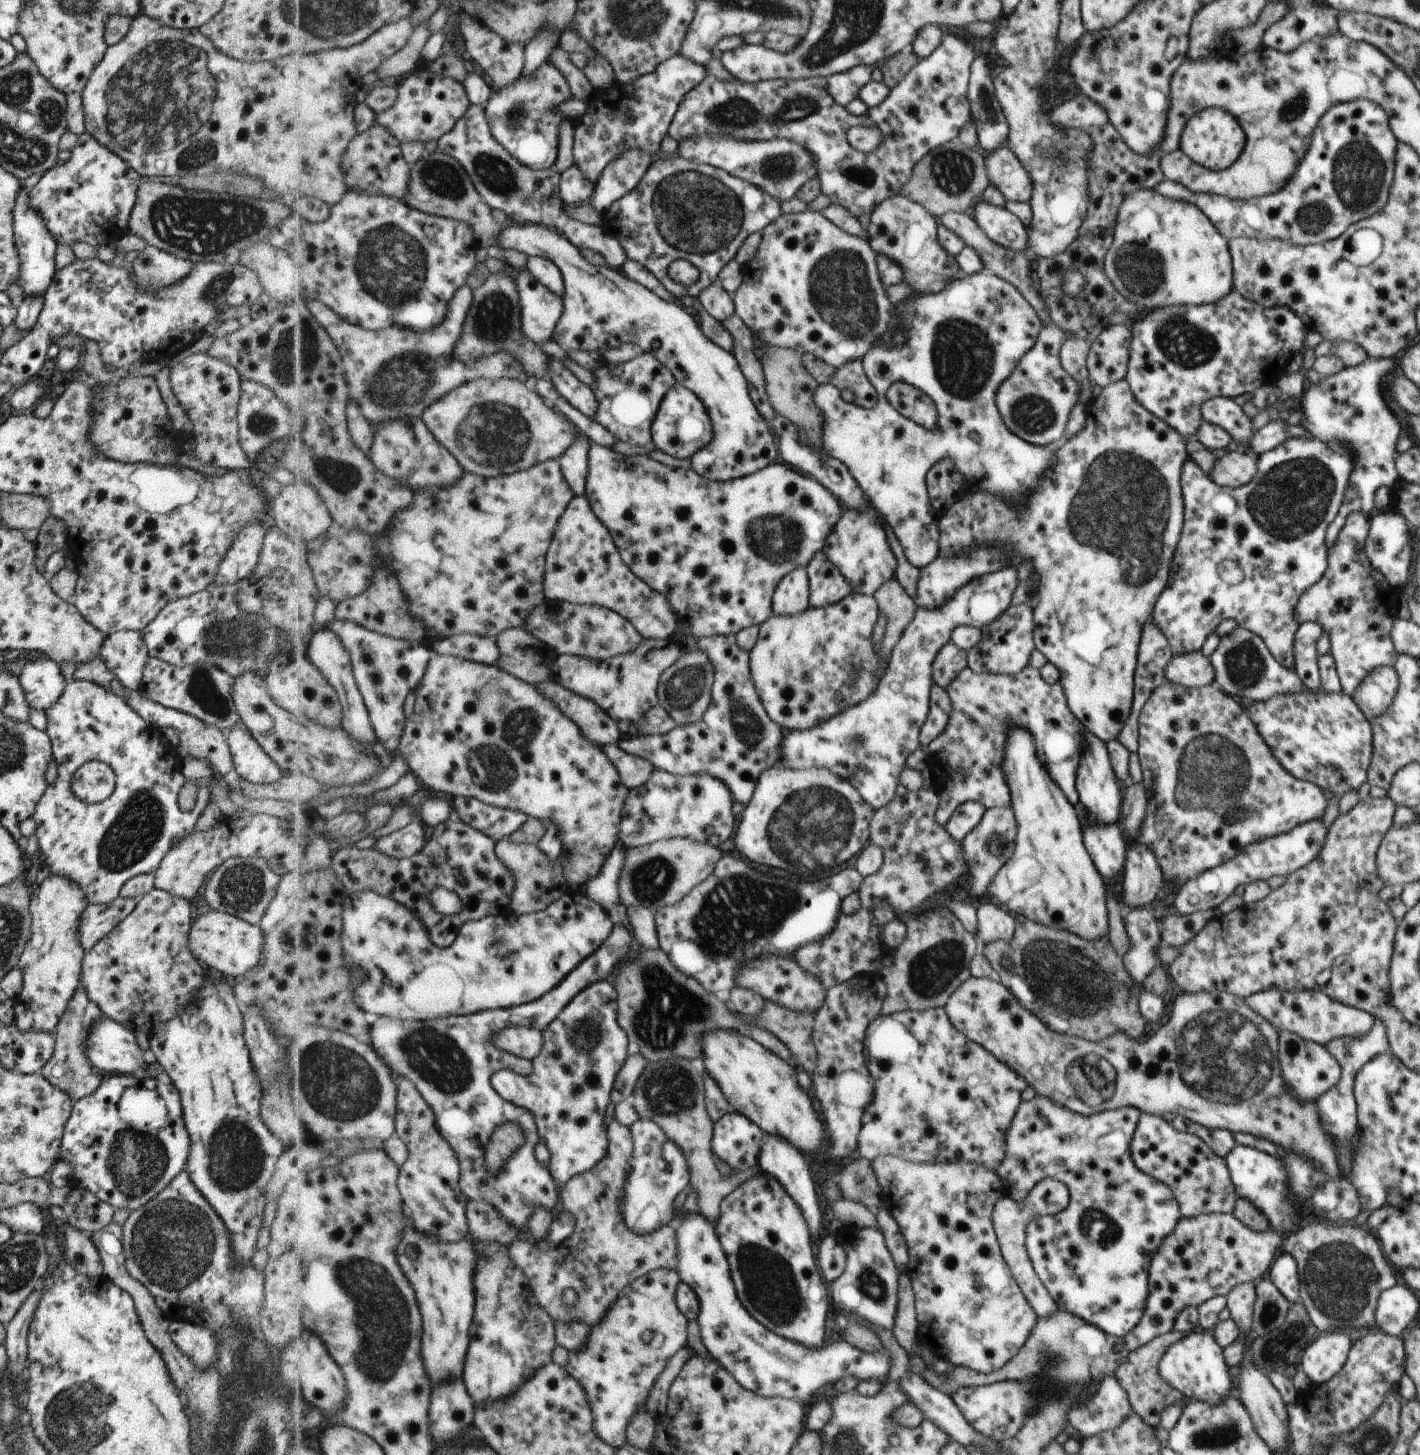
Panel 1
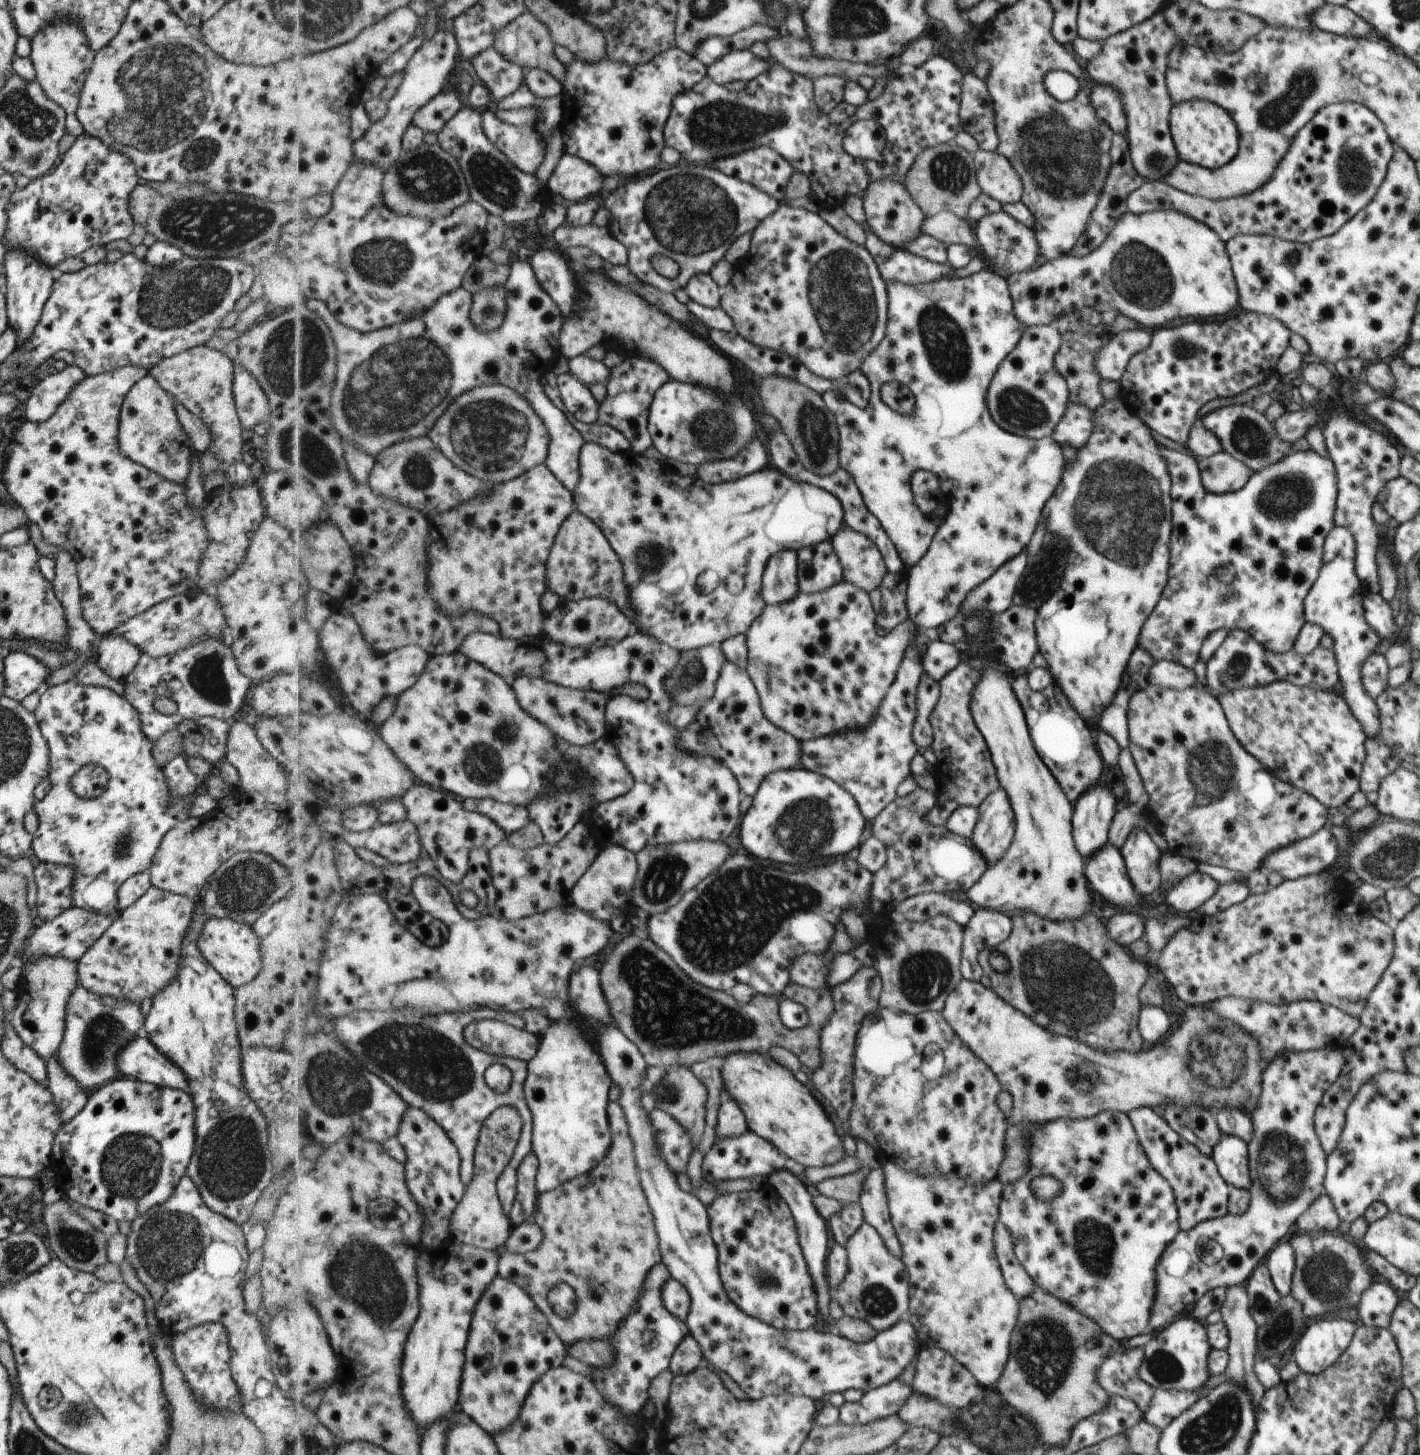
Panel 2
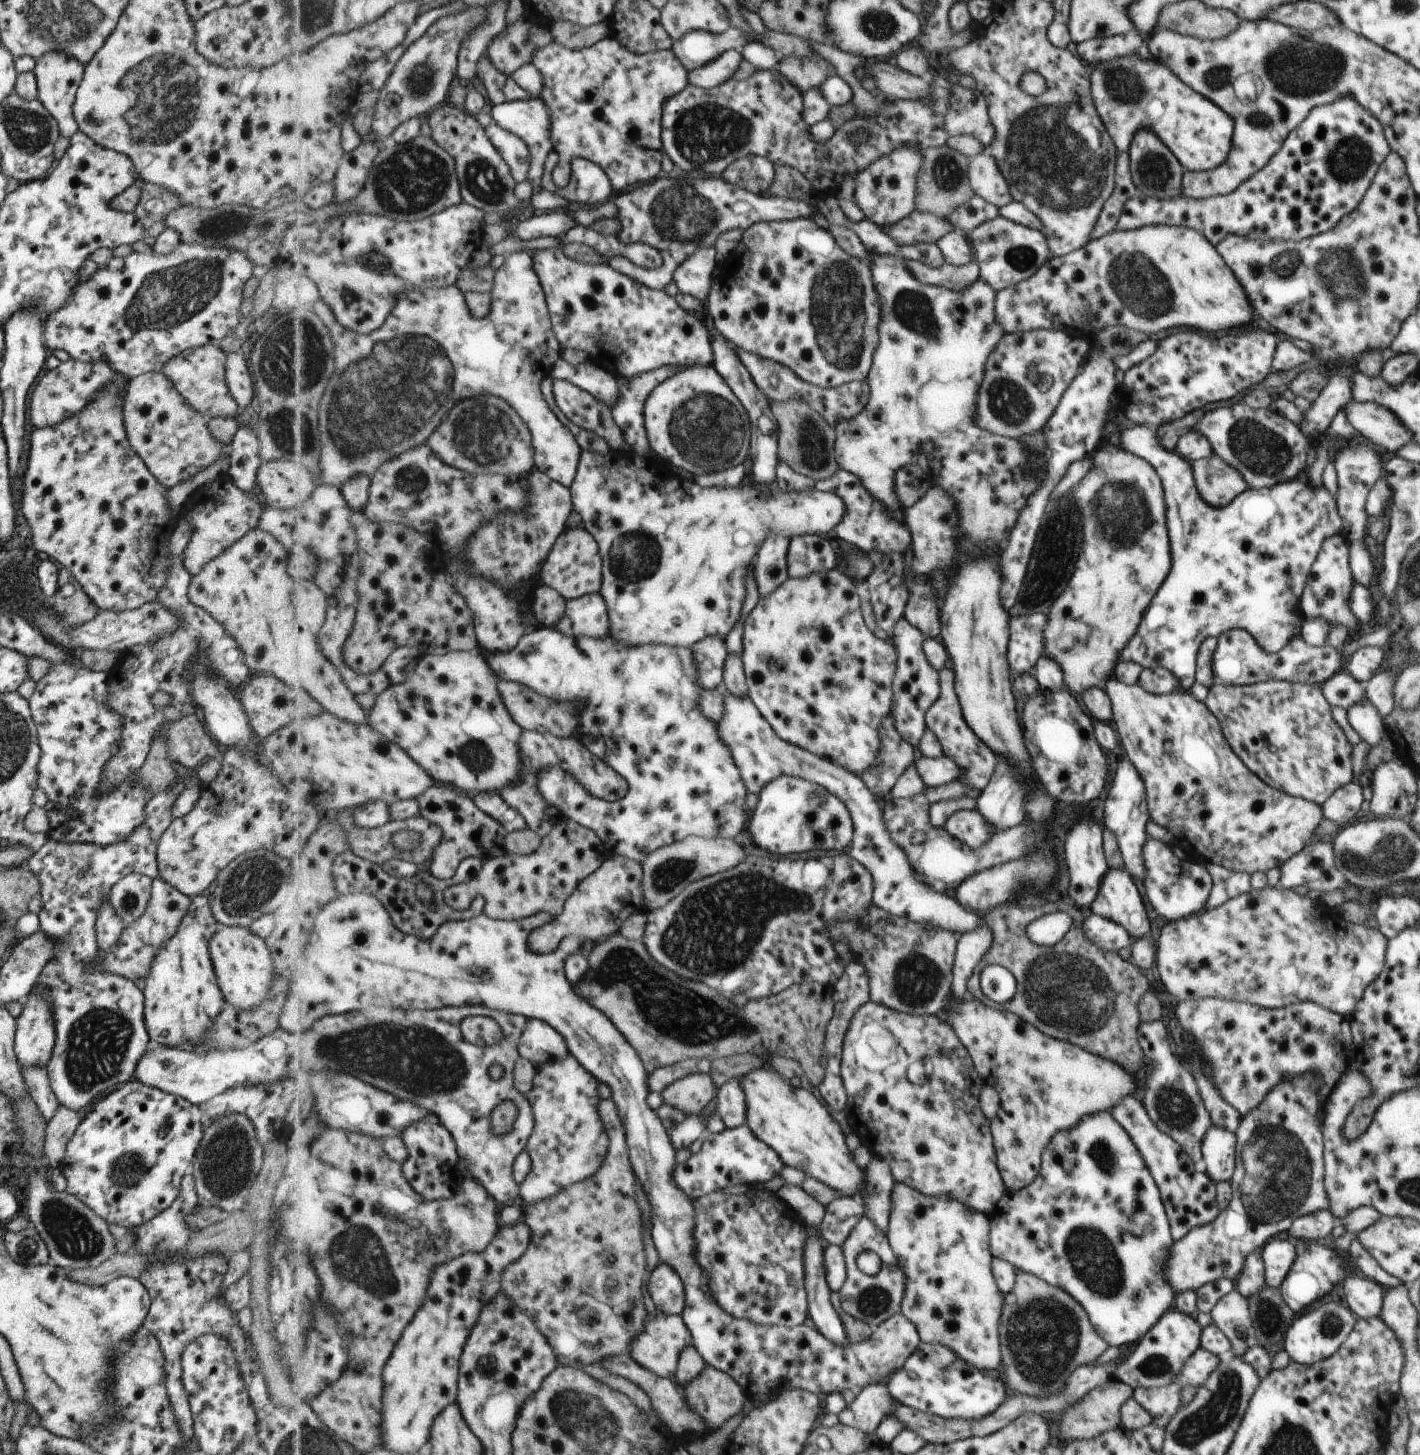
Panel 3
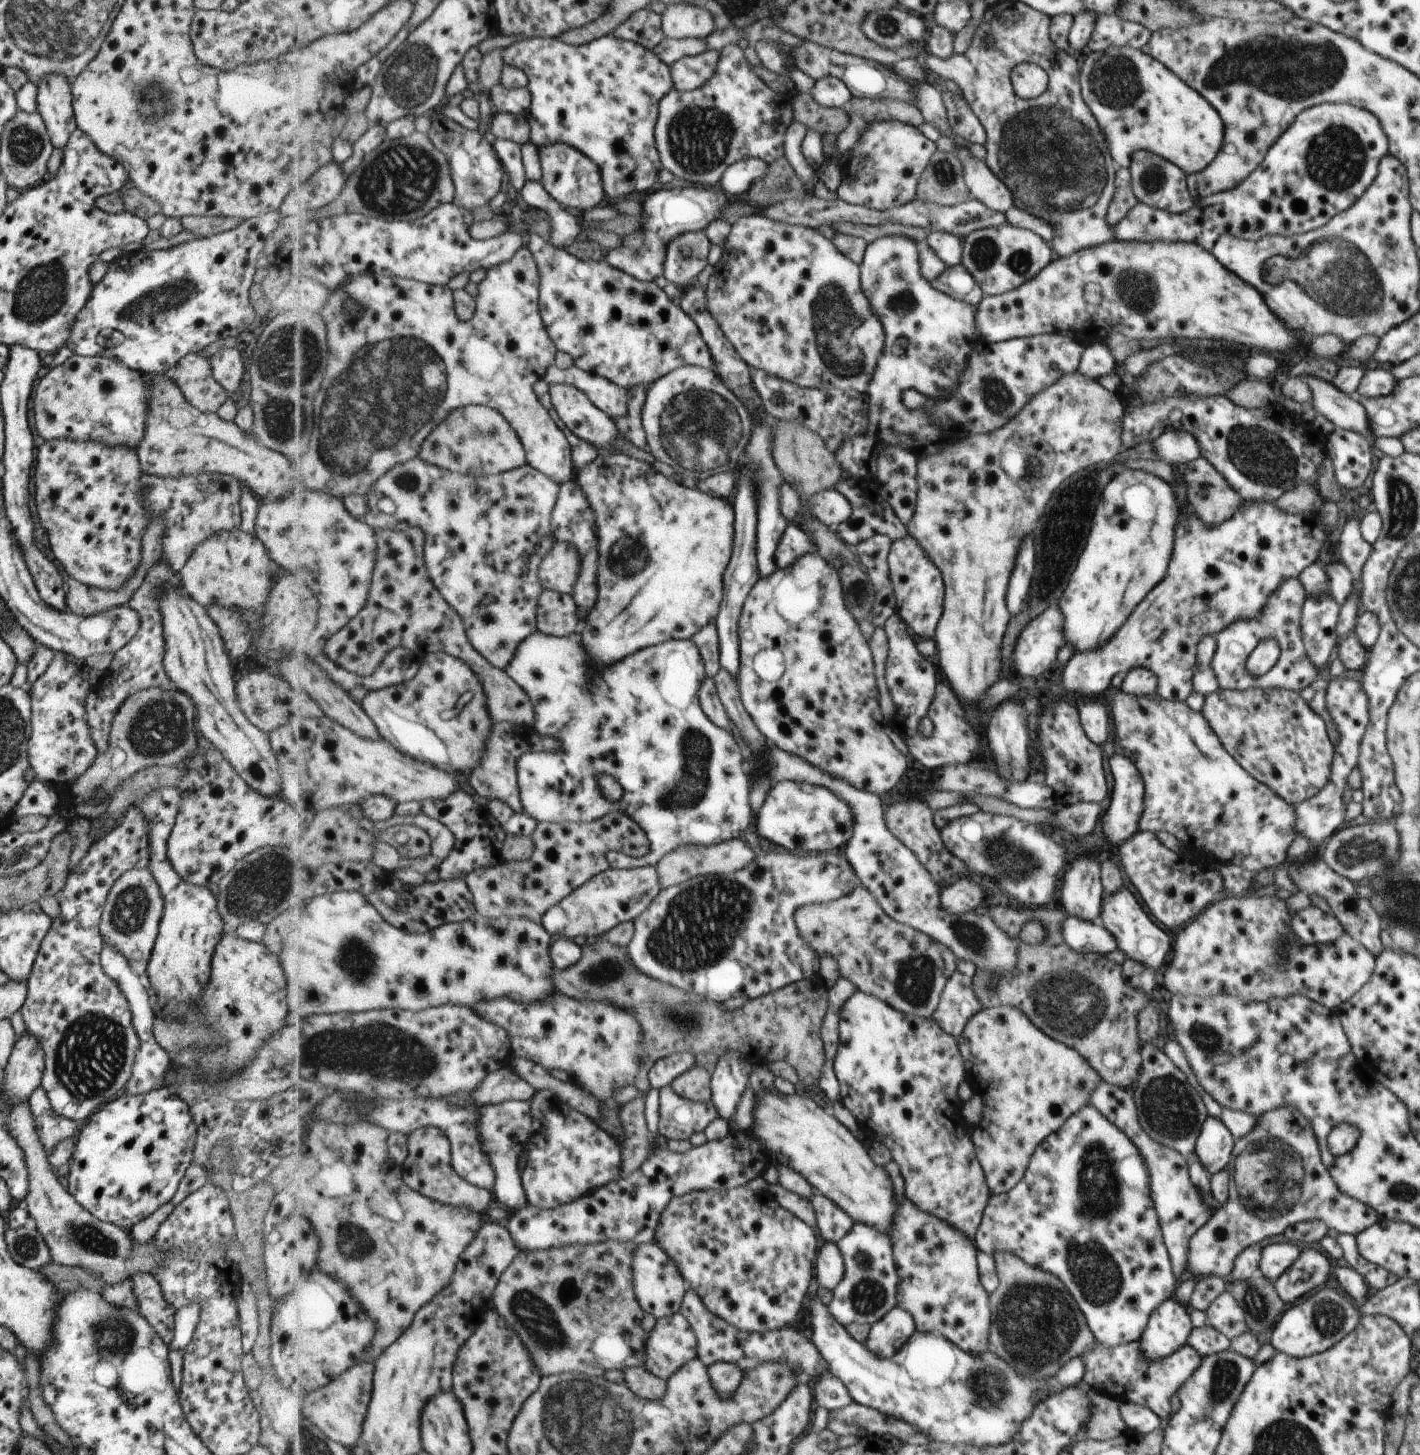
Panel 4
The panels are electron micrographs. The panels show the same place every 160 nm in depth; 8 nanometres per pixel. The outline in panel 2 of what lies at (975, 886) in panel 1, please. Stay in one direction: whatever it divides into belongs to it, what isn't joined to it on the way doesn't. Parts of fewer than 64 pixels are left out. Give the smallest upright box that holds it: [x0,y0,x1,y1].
[969,786,1016,866]

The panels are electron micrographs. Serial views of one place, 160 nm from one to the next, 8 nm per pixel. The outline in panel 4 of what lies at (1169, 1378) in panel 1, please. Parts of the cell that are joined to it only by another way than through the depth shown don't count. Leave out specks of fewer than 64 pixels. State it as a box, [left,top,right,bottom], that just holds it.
[1138,1298,1191,1361]

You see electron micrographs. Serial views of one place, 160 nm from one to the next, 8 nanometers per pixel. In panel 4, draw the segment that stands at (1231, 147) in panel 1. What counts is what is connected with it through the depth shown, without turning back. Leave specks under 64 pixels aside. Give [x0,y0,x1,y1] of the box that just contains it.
[1080,47,1223,173]

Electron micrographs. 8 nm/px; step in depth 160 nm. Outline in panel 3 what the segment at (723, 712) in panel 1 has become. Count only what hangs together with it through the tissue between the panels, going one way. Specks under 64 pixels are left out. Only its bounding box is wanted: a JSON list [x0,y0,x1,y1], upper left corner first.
[715,689,980,935]

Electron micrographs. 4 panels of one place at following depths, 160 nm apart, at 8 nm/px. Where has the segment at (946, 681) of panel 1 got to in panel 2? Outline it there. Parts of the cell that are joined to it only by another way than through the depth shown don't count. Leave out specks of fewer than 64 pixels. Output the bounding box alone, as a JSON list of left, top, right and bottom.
[923,638,959,683]

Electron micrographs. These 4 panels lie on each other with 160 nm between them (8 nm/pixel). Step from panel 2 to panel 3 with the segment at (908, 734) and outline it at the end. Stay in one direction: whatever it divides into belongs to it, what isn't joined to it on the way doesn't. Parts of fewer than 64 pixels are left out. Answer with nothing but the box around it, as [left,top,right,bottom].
[858,712,918,801]

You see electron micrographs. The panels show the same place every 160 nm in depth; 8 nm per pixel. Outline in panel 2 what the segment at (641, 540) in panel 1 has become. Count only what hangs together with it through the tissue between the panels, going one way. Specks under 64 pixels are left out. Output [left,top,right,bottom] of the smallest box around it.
[575,442,845,653]

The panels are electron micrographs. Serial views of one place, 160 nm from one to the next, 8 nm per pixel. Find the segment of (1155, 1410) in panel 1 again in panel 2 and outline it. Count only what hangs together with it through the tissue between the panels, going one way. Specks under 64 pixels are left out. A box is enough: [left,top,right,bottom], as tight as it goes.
[1097,1347,1154,1418]

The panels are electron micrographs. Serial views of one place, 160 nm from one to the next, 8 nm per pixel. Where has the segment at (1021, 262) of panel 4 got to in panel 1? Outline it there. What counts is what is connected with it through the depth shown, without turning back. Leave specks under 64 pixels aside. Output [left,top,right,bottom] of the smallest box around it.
[815,201,1056,609]

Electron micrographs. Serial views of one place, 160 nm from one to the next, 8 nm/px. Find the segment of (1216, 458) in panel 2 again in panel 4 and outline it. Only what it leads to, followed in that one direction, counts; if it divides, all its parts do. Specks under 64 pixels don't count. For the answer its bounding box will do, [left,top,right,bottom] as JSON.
[1182,456,1242,526]

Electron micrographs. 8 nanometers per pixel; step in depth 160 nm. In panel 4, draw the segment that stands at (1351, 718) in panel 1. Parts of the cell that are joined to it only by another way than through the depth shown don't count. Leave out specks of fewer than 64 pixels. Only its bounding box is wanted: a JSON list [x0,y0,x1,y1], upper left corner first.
[1200,687,1334,805]

